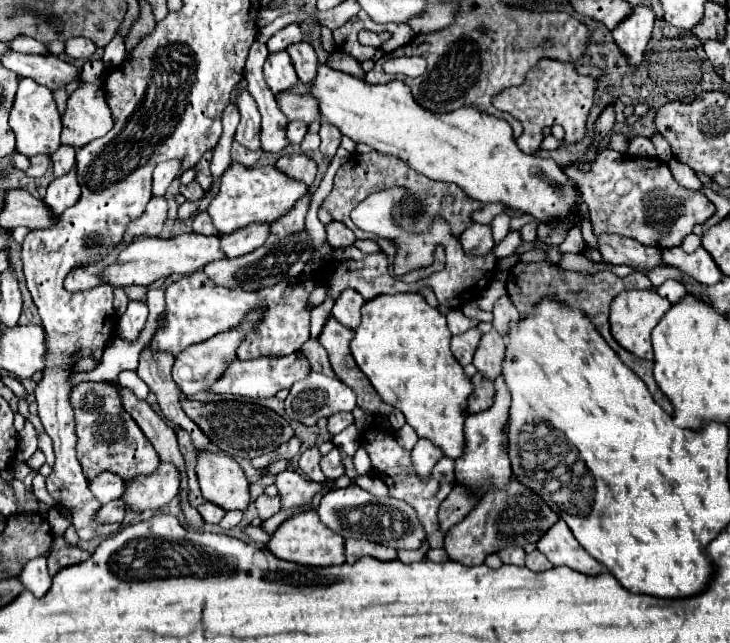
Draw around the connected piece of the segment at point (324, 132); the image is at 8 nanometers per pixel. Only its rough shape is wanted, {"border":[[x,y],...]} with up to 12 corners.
{"border":[[324,121],[318,135],[322,155],[332,159],[342,133]]}

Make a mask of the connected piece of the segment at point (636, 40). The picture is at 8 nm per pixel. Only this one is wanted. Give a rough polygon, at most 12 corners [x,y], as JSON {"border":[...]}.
{"border":[[632,5],[612,31],[632,65],[644,59],[656,15]]}

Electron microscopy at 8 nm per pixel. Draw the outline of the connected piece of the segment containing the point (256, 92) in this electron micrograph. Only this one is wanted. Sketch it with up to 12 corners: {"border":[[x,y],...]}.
{"border":[[254,41],[246,59],[248,91],[262,115],[262,149],[278,153],[288,121],[262,77],[266,43]]}

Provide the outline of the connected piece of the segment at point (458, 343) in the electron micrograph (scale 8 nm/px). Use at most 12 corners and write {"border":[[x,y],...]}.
{"border":[[480,331],[452,337],[452,355],[460,365],[472,363]]}

